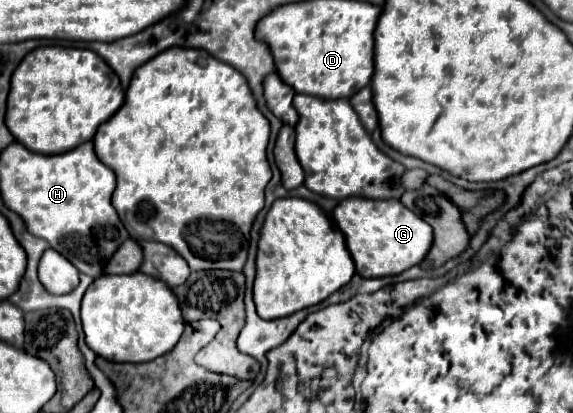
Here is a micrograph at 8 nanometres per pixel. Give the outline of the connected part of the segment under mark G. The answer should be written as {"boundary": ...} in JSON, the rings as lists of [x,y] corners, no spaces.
{"boundary":[[[350,197],[334,207],[332,217],[344,233],[348,251],[356,263],[356,273],[362,277],[398,275],[418,265],[432,245],[430,225],[420,221],[420,217],[400,201],[368,201],[366,197]]]}

